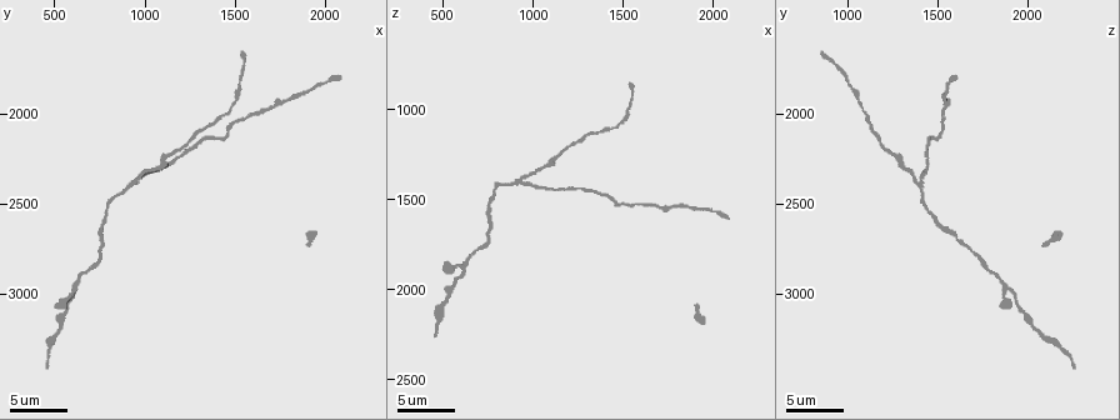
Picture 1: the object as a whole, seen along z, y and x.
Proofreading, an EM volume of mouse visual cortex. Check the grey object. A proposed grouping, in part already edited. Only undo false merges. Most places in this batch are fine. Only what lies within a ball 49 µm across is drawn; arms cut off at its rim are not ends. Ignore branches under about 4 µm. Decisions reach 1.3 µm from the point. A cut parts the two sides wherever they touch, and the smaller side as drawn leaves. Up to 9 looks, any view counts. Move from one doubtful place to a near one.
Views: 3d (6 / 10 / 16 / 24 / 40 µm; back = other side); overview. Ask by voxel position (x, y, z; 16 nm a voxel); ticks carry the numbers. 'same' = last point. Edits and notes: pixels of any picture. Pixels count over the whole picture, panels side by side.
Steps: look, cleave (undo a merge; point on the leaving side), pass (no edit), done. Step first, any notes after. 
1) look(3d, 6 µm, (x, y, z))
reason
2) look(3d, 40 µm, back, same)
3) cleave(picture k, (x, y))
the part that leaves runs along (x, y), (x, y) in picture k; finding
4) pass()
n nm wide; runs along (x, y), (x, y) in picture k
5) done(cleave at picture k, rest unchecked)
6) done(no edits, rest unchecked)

look(3d, 10 µm, (1160, 2200, 1240))
sudden change in width

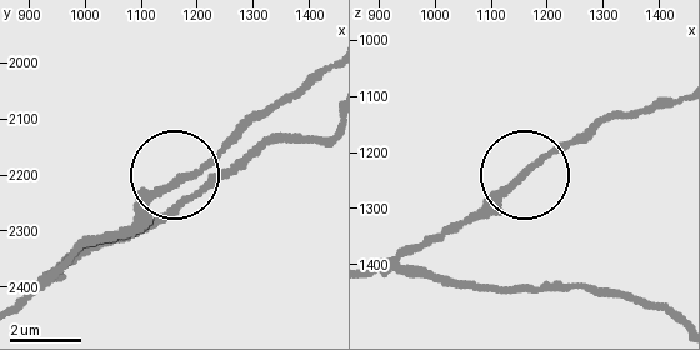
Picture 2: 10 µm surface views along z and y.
pass()
all the same cell

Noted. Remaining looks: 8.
look(3d, 10 µm, (940, 2380, 1380))
two arms in line, one across

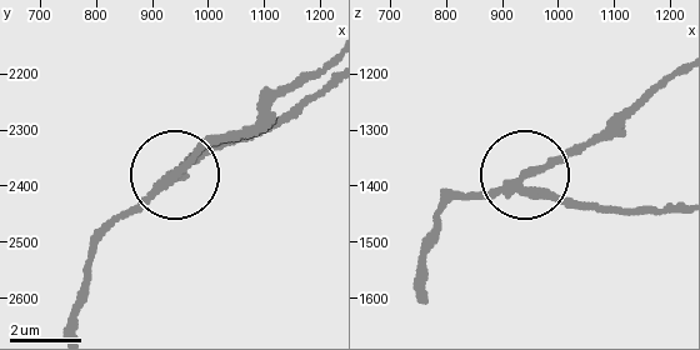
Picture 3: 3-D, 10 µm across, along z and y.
look(3d, 10 µm, back, (945, 2375, 1380))
from behind

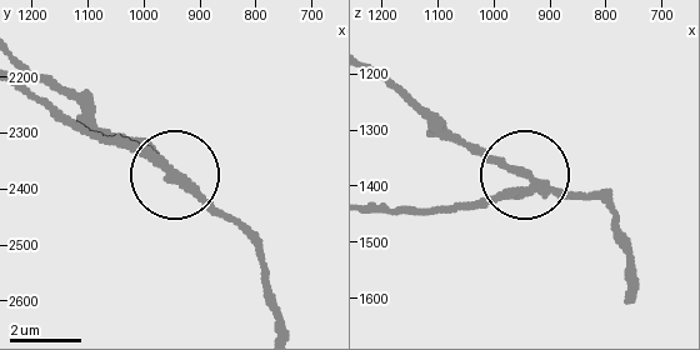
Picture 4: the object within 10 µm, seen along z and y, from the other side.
cleave(picture 4, (136, 151))
side arm 19 µm; the part that leaves runs along (175, 180), (134, 151), (71, 130), (26, 94) in picture 4; a second cell is stuck on

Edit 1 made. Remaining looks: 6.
look(overview)

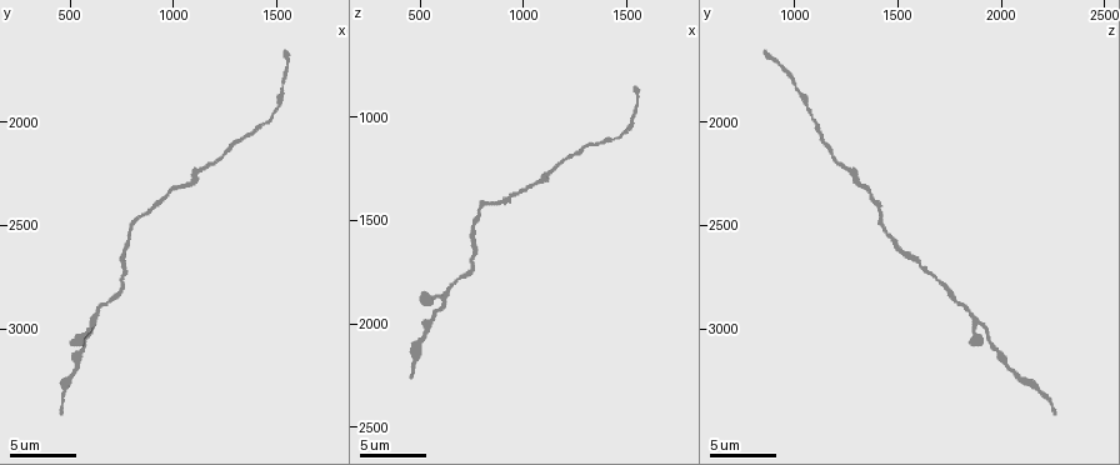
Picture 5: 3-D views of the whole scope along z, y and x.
look(3d, 16 µm, (750, 2760, 1680))
thin neck

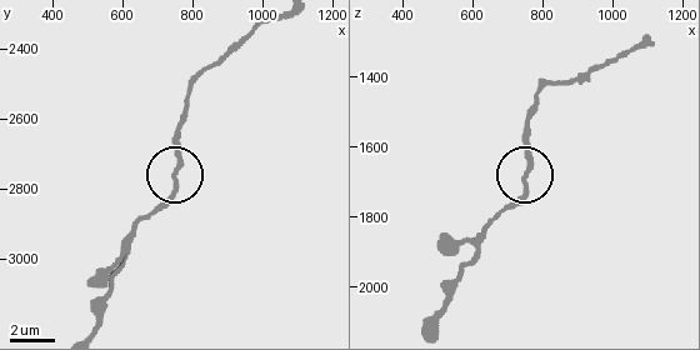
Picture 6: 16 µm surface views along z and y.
pass()
190 nm wide; runs along (258, 23), (191, 89), (179, 129), (173, 189), (158, 210) in picture 6; one cell here

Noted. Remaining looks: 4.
look(3d, 6 µm, (580, 3080, 1950))
side arm on a straight run

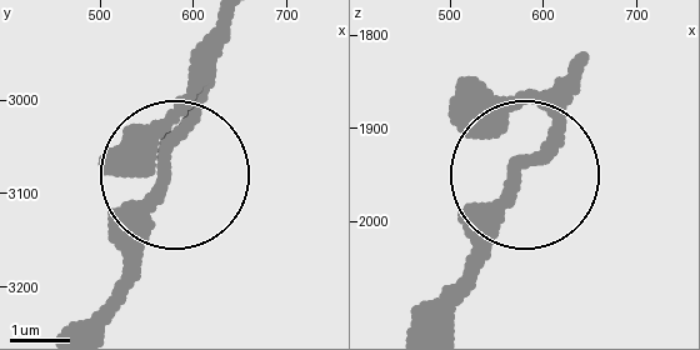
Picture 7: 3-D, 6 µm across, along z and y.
pass()
3 arms; runs along (580, 66), (550, 151), (515, 171), (460, 300) in picture 7; all the same cell

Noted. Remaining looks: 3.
done(cleave at picture 4, rest unchecked)

